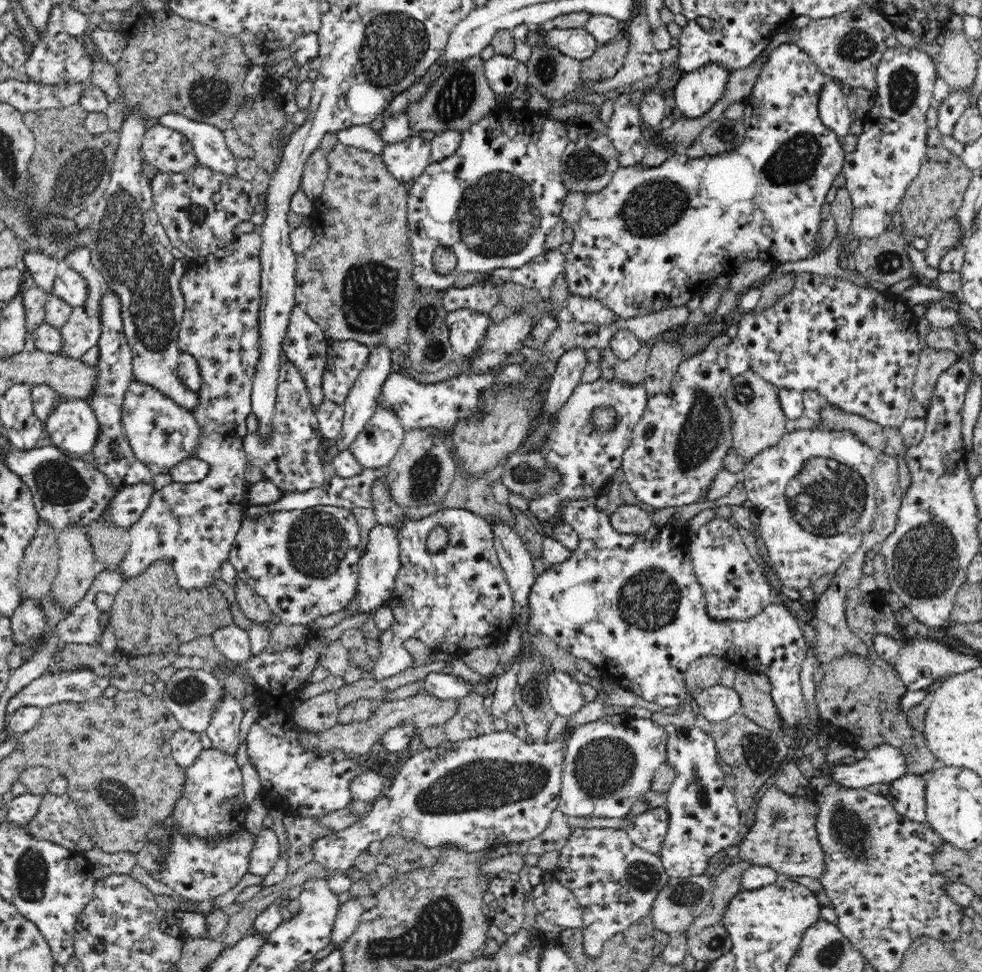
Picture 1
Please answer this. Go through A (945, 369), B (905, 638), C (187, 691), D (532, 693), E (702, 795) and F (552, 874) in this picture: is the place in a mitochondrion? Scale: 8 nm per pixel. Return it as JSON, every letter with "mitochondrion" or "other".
{"A":"other","B":"other","C":"mitochondrion","D":"mitochondrion","E":"mitochondrion","F":"other"}

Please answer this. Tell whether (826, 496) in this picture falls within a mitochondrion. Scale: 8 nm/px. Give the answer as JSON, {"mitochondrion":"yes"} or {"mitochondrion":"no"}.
{"mitochondrion":"yes"}

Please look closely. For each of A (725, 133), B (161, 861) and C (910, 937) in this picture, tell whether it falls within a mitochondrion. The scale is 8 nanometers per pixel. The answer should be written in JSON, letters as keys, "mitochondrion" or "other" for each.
{"A":"mitochondrion","B":"other","C":"other"}

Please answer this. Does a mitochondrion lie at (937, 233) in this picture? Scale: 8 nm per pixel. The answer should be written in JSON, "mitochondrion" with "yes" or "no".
{"mitochondrion":"no"}

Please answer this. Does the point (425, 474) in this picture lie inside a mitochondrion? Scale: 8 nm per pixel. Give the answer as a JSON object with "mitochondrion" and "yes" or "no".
{"mitochondrion":"yes"}

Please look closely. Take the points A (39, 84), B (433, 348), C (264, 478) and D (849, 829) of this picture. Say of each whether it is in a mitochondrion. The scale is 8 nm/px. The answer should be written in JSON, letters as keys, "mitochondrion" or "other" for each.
{"A":"other","B":"mitochondrion","C":"other","D":"mitochondrion"}

